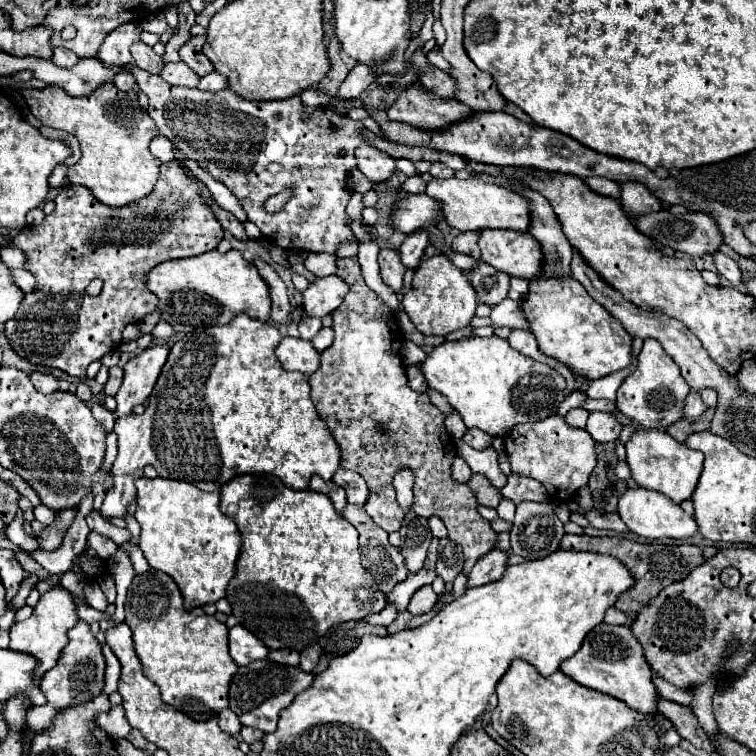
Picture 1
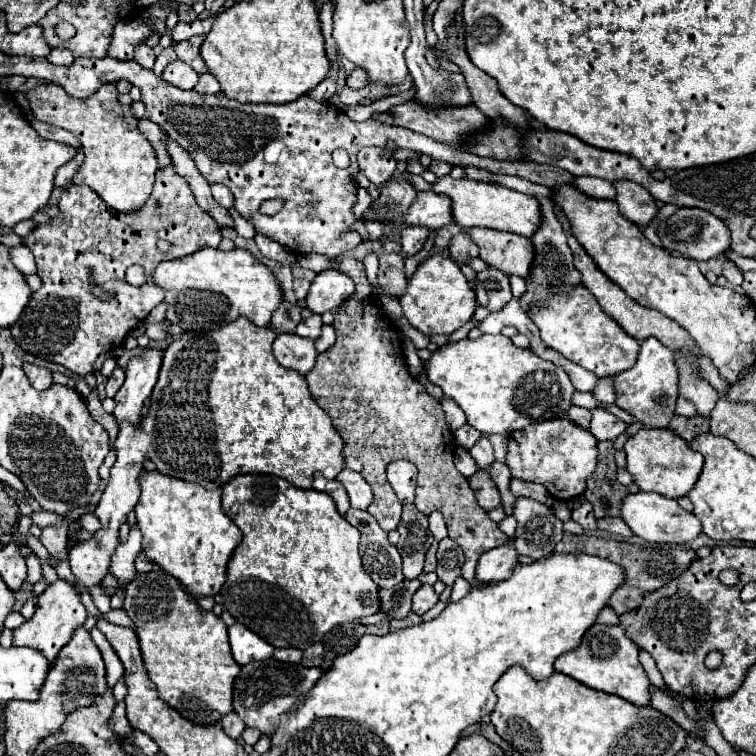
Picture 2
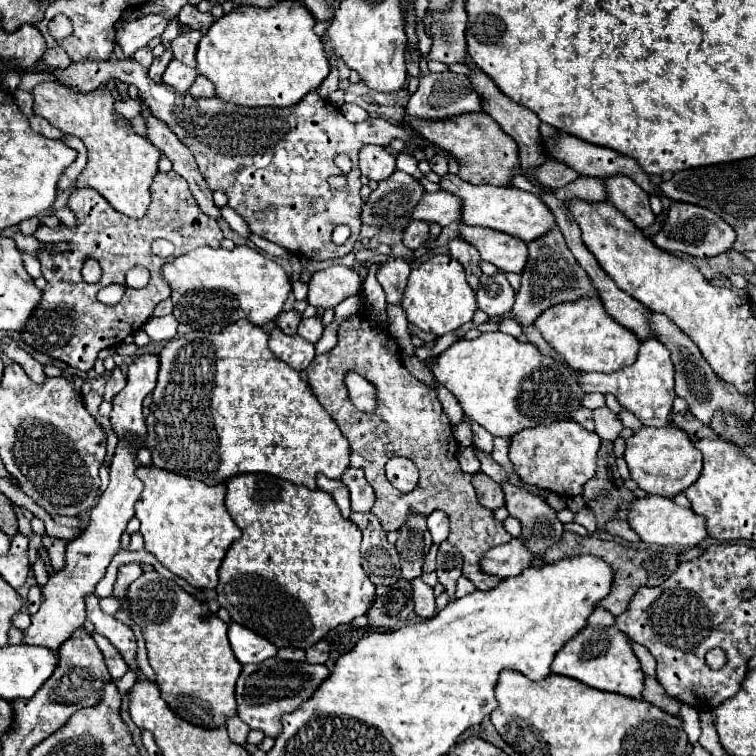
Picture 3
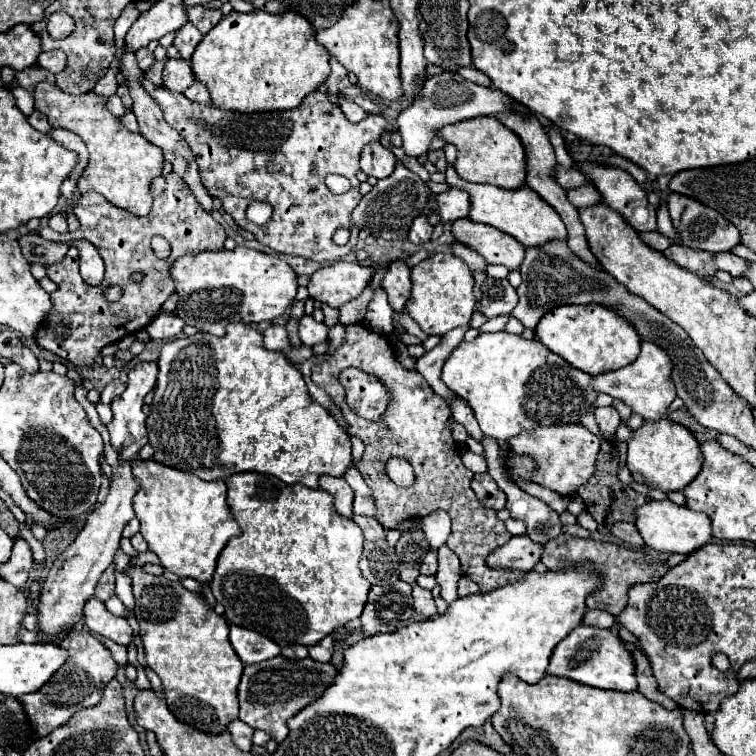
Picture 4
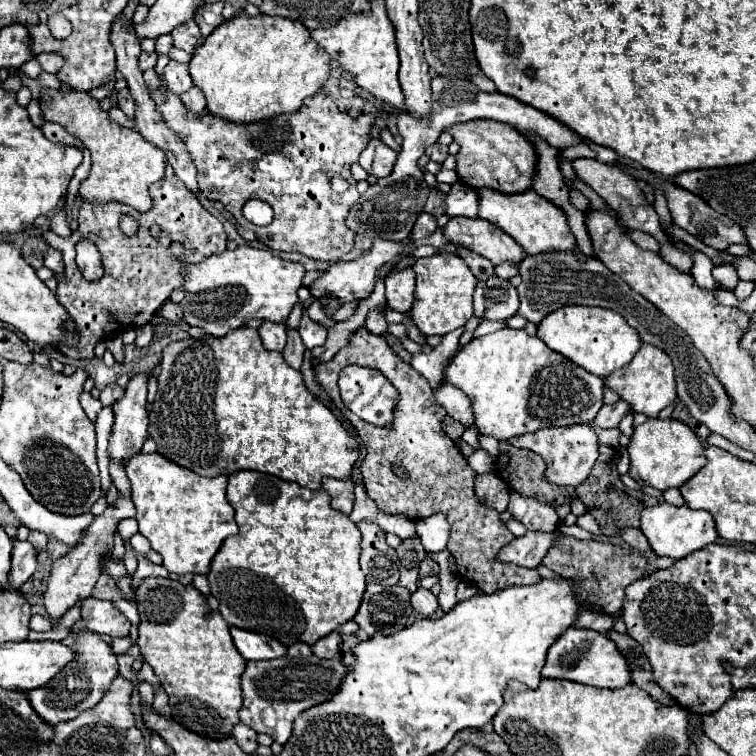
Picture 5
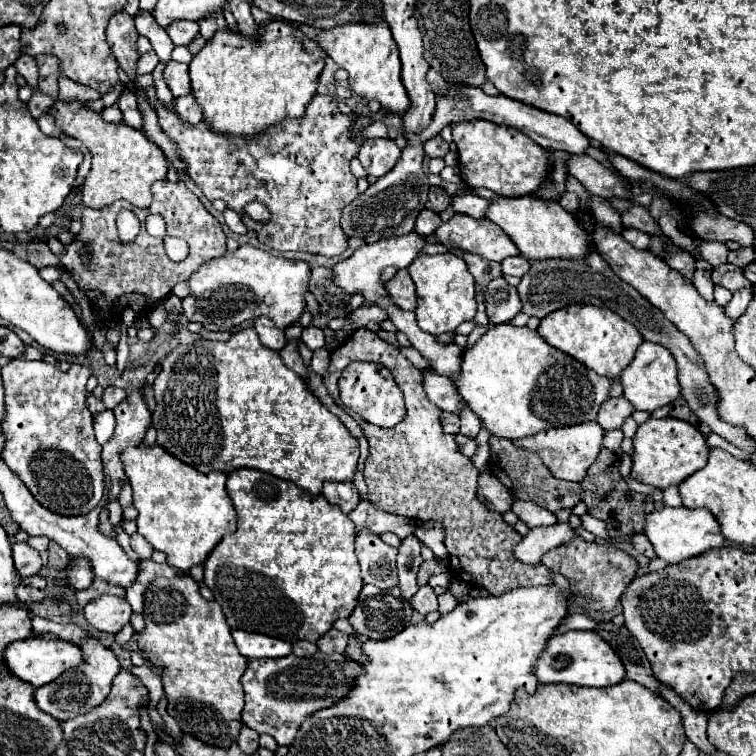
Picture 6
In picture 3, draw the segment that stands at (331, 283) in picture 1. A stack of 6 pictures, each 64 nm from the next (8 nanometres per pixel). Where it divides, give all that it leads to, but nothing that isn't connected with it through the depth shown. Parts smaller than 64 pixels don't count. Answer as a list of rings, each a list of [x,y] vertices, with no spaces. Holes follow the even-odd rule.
[[[334,264],[326,270],[312,274],[308,290],[308,304],[320,310],[336,308],[342,300],[360,292],[358,274],[342,264]]]

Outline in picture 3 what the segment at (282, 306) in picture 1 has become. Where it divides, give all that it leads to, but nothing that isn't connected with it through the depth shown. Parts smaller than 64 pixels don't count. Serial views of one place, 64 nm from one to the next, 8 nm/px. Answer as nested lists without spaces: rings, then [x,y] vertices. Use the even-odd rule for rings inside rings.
[[[288,310],[288,312],[280,312],[280,316],[274,320],[274,324],[284,332],[284,334],[296,334],[296,328],[300,324],[300,314],[296,310]]]

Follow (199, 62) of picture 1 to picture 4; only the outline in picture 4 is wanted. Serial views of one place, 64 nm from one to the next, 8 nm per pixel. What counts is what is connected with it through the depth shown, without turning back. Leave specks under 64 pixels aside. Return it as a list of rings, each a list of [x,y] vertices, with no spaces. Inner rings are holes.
[[[184,24],[184,26],[176,32],[174,46],[176,46],[176,50],[180,52],[182,60],[190,62],[192,52],[194,52],[194,48],[198,46],[198,42],[200,42],[200,40],[202,40],[202,34],[200,34],[200,30],[198,30],[198,28],[194,28],[192,24]]]

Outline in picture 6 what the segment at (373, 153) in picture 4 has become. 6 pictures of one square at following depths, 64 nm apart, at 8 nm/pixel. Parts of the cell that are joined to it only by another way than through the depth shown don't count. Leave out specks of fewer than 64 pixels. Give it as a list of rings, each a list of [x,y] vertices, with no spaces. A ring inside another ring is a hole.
[[[384,138],[364,140],[358,154],[358,160],[364,166],[364,170],[376,178],[388,174],[398,158],[400,158],[400,148],[394,144],[394,140],[384,140]]]

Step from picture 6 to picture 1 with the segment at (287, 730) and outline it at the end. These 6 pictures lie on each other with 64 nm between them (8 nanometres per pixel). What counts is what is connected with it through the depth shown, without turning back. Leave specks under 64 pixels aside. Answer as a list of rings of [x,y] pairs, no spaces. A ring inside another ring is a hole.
[[[256,660],[246,666],[240,666],[230,682],[228,690],[228,702],[230,710],[240,718],[244,726],[252,726],[262,730],[264,734],[276,730],[276,722],[280,716],[280,710],[290,706],[294,696],[302,690],[306,690],[312,684],[314,676],[308,672],[302,672],[300,668],[294,666],[284,666],[276,664],[272,660]]]

